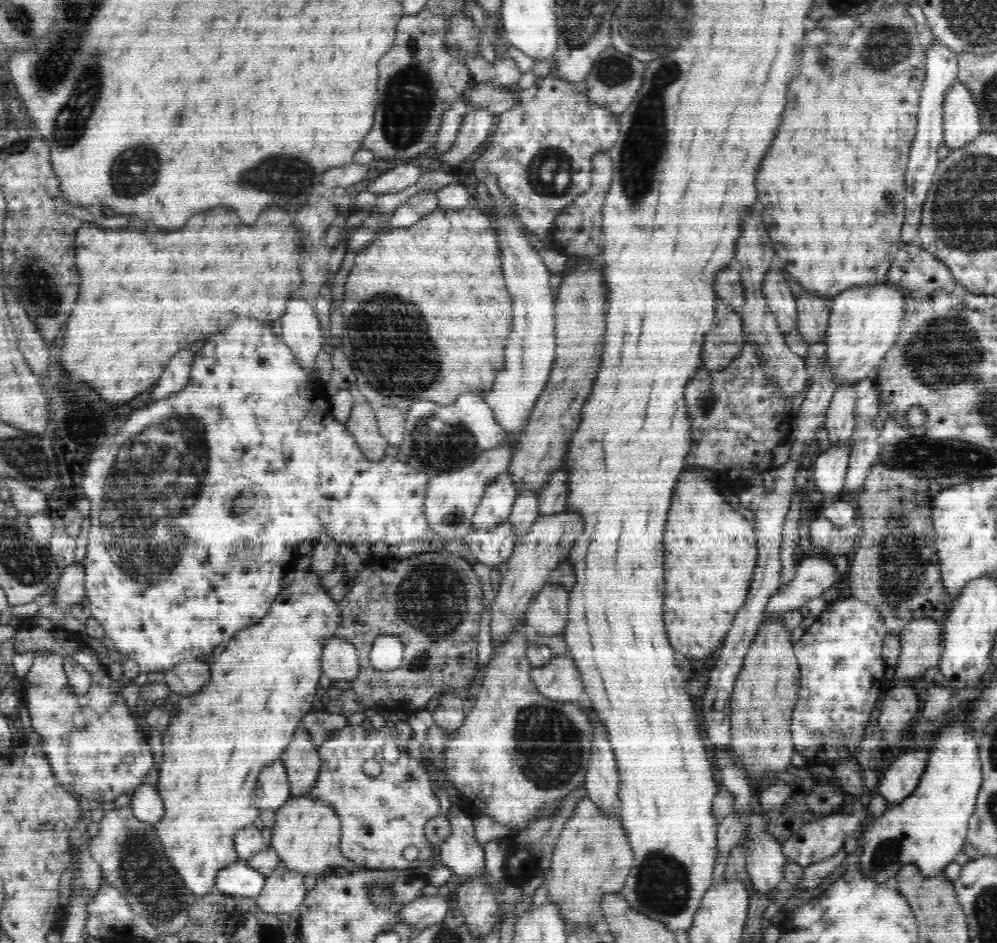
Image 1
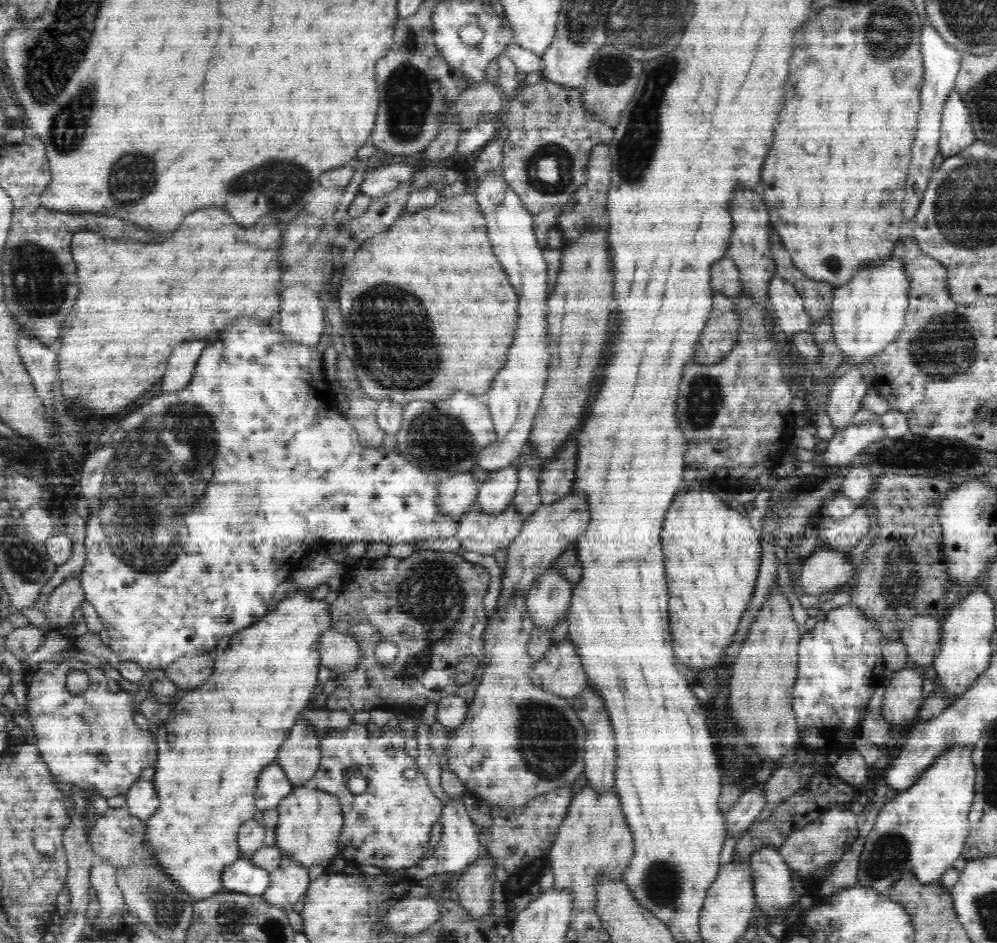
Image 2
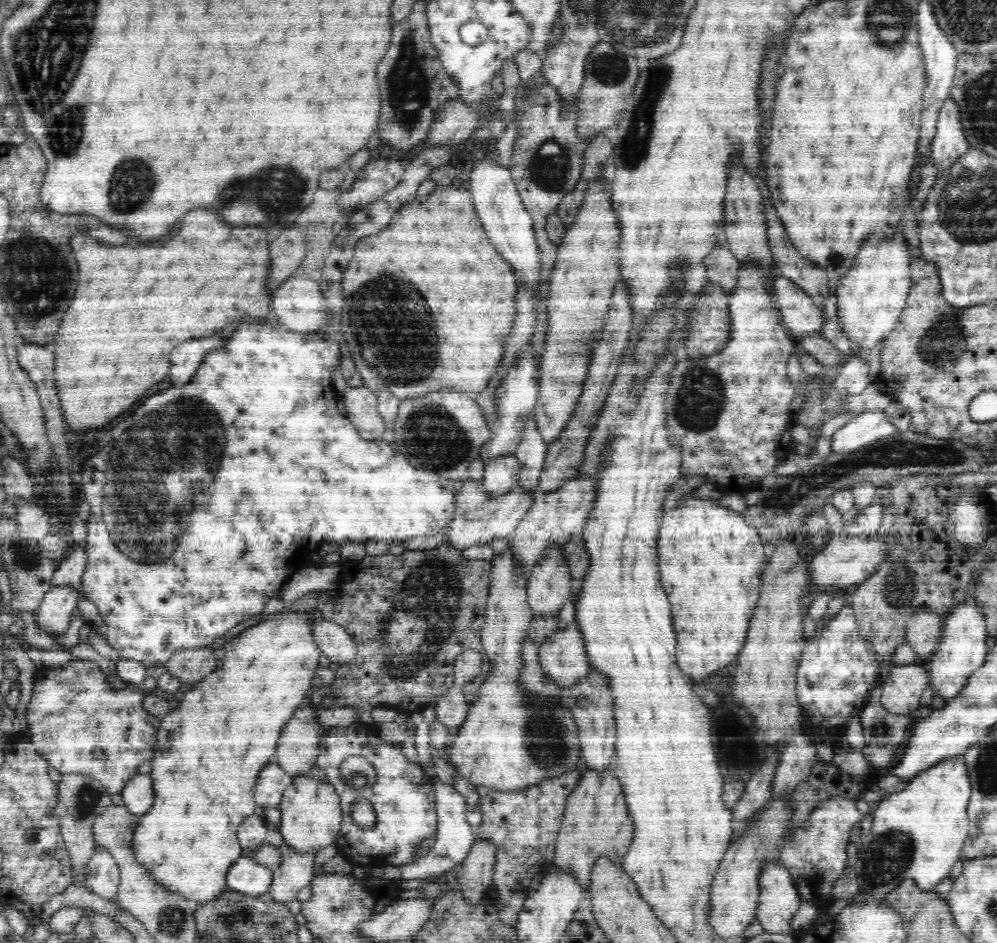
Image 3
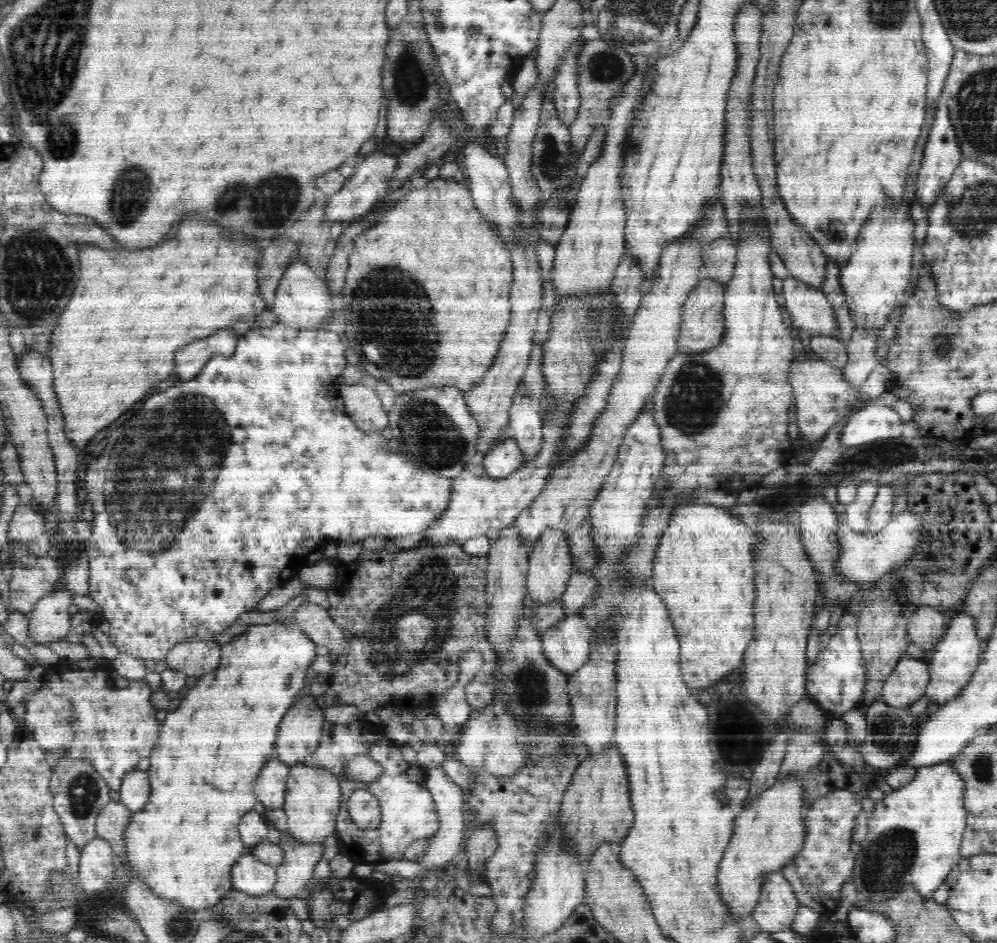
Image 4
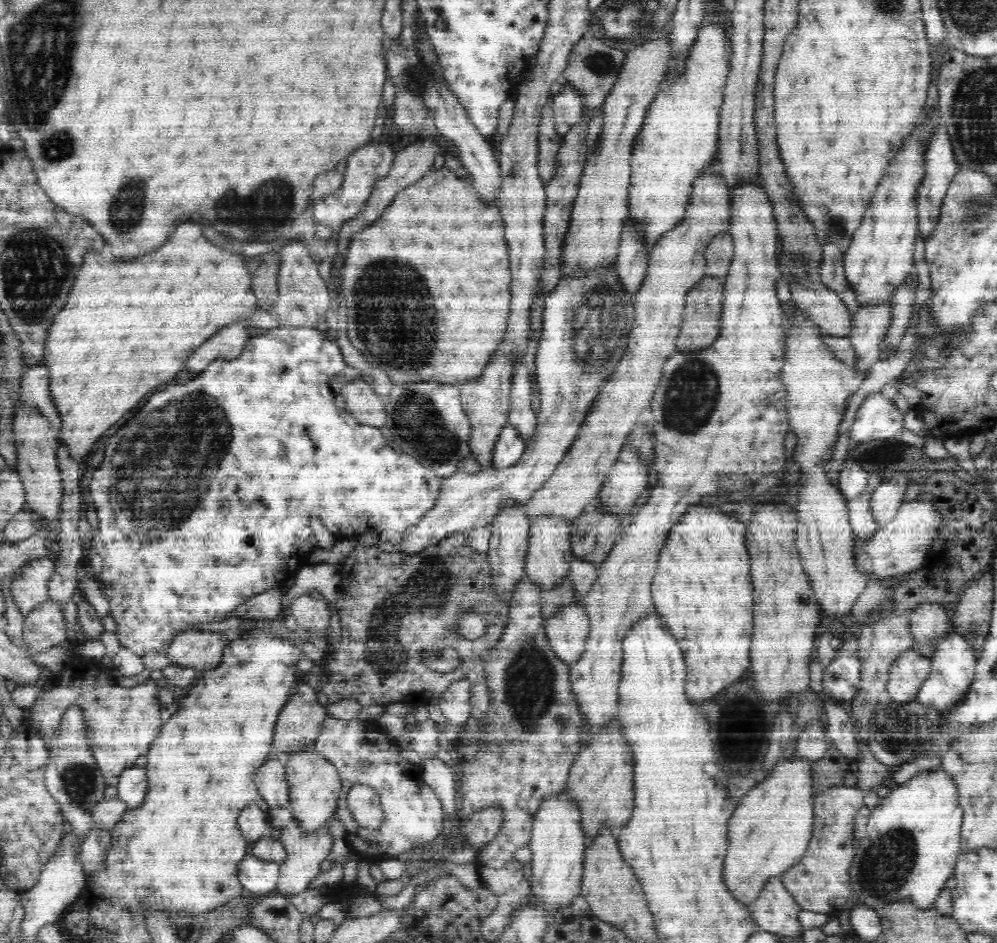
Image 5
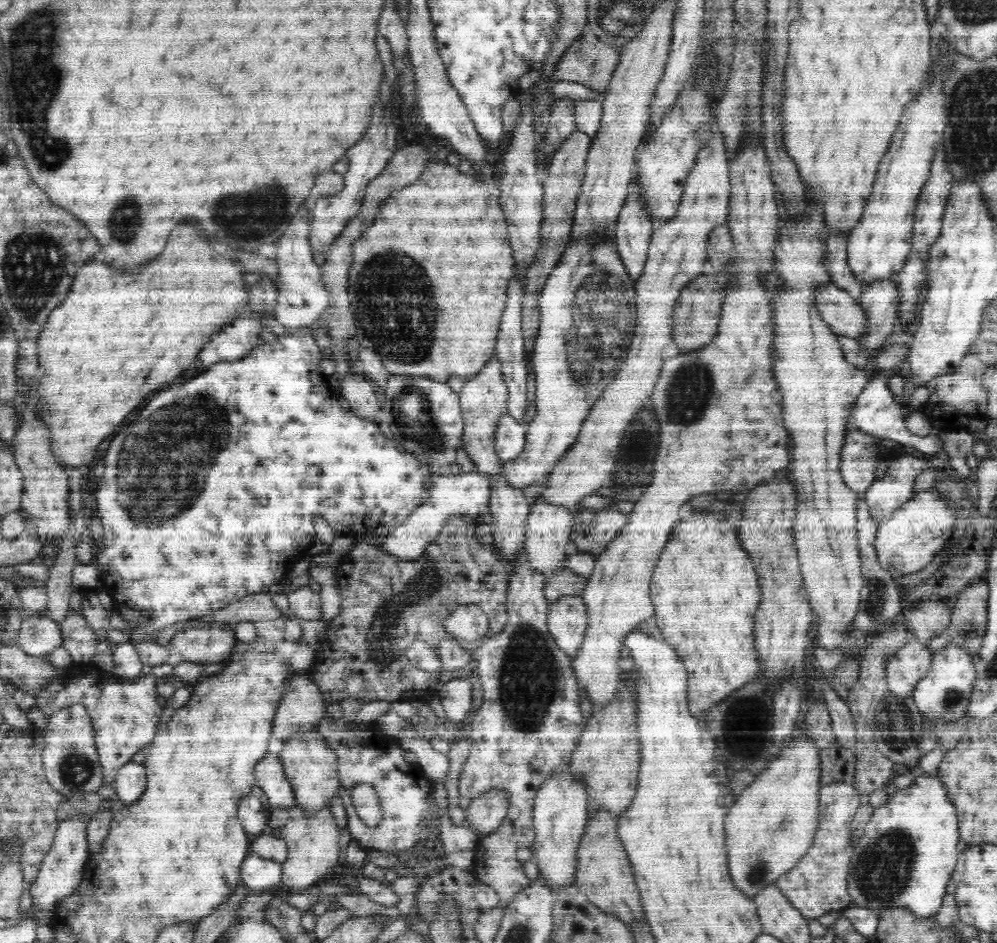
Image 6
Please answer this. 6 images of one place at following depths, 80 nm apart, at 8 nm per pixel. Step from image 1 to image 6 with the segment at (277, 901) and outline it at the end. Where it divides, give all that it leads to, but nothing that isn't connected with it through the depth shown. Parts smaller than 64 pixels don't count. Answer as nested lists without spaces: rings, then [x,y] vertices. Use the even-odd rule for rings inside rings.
[[[326,805],[314,813],[310,813],[308,809],[301,808],[301,806],[289,809],[290,821],[287,822],[286,826],[280,828],[280,838],[286,842],[289,852],[287,859],[281,863],[281,880],[279,886],[282,888],[282,894],[299,893],[304,889],[309,889],[317,885],[326,876],[331,875],[335,871],[334,866],[338,864],[340,859],[343,859],[341,847],[338,845],[340,830],[329,808],[330,806]]]

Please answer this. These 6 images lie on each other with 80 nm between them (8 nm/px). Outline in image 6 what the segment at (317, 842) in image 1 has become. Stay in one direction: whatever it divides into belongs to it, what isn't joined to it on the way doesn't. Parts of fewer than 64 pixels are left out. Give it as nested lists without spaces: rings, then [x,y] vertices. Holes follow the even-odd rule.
[[[307,729],[306,732],[291,733],[284,741],[280,754],[286,779],[293,786],[295,807],[306,808],[310,813],[318,812],[320,808],[330,805],[332,798],[341,788],[338,776],[338,757],[334,751],[328,750],[328,744],[321,739],[316,729]]]

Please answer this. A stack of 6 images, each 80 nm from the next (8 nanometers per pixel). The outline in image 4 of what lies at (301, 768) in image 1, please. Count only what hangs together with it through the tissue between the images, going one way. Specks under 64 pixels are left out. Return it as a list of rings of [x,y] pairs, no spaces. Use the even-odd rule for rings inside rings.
[[[307,687],[282,718],[274,758],[288,767],[312,762],[325,721],[324,712]]]

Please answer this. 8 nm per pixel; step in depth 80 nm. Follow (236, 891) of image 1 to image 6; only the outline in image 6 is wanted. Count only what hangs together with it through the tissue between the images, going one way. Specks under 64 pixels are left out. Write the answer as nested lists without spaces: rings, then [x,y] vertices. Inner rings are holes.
[[[256,853],[247,855],[239,871],[241,882],[251,892],[262,892],[270,889],[270,886],[279,884],[281,880],[281,863],[274,860],[266,860]]]

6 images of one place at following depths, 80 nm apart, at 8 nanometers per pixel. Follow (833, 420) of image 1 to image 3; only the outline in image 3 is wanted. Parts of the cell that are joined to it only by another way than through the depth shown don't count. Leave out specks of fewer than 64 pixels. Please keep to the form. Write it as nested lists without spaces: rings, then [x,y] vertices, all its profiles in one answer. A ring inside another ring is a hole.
[[[854,355],[847,360],[839,373],[835,375],[836,385],[840,393],[854,396],[870,388],[872,379],[868,376],[869,366],[864,359]]]

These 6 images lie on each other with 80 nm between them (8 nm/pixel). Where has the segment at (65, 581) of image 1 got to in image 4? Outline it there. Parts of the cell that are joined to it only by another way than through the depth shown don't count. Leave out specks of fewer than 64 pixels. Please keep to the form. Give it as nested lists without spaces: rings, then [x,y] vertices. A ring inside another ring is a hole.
[[[58,589],[57,591],[45,594],[34,606],[34,610],[27,616],[29,618],[28,635],[36,644],[46,644],[53,640],[63,640],[71,629],[71,614],[68,608],[72,606],[74,594],[68,589]]]

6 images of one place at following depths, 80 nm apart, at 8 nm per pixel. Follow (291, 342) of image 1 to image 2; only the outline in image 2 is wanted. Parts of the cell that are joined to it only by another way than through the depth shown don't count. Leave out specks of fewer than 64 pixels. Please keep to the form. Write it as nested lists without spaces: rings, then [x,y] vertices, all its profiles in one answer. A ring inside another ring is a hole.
[[[306,285],[282,290],[278,330],[286,335],[286,339],[302,347],[318,346],[326,318],[319,297],[319,292]]]

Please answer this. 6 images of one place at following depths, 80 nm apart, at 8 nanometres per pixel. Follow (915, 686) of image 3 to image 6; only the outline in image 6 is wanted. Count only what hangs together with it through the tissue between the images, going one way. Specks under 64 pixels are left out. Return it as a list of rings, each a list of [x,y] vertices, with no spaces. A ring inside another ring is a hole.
[[[910,639],[889,658],[886,668],[889,692],[900,698],[912,696],[915,684],[930,670],[933,656],[924,641]]]

